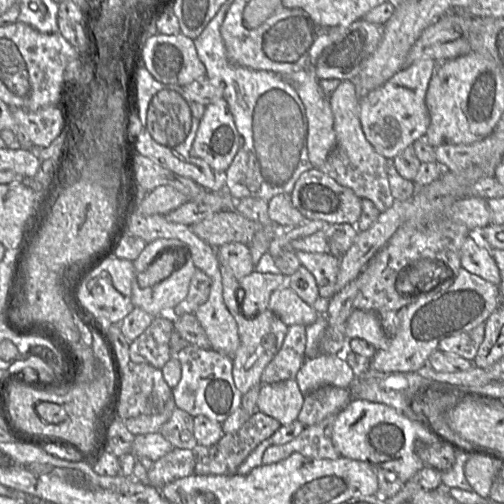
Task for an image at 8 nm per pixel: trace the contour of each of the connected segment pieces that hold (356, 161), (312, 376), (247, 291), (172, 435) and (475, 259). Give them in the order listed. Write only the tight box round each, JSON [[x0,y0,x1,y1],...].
[[319,80,393,213],[294,354,356,395],[238,270,287,318],[159,408,198,449],[460,236,501,285]]

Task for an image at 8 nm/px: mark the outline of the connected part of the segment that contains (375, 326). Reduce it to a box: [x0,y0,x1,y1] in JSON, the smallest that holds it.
[346,309,390,350]

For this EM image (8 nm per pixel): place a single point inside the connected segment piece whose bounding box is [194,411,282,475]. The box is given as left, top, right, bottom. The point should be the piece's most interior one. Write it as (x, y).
(223, 458)

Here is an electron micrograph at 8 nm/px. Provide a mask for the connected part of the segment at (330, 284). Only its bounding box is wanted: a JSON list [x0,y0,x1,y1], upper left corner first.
[295,251,340,299]

